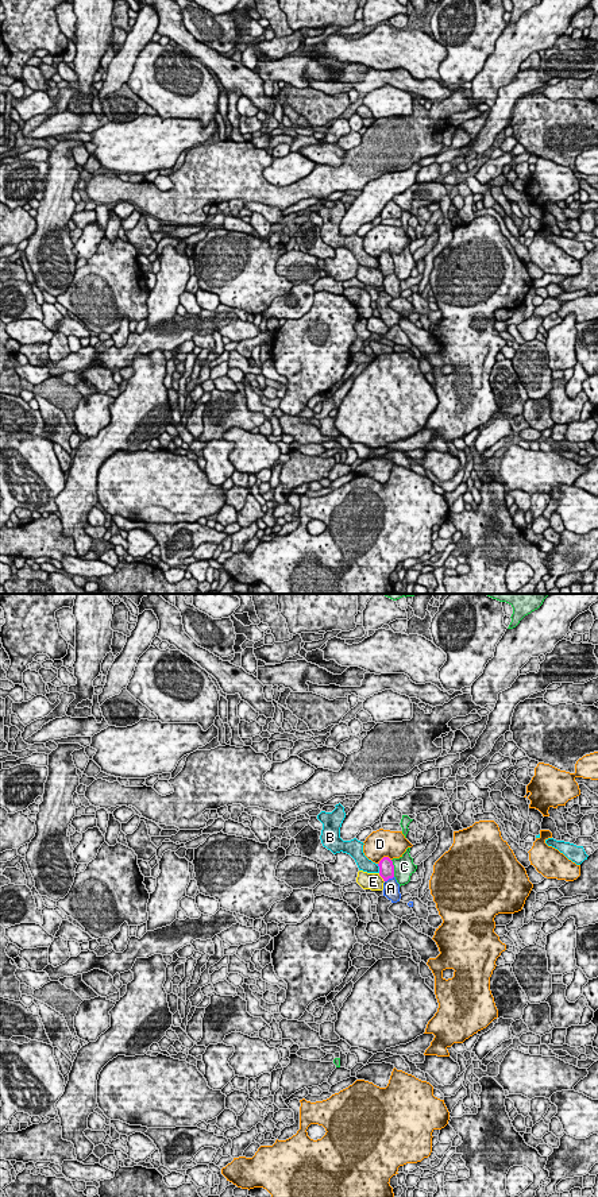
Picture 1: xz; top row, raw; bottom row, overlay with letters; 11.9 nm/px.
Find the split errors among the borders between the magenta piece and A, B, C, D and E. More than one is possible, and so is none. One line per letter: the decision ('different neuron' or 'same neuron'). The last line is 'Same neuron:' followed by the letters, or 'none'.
A: different neuron
B: different neuron
C: different neuron
D: different neuron
E: different neuron
Same neuron: none

